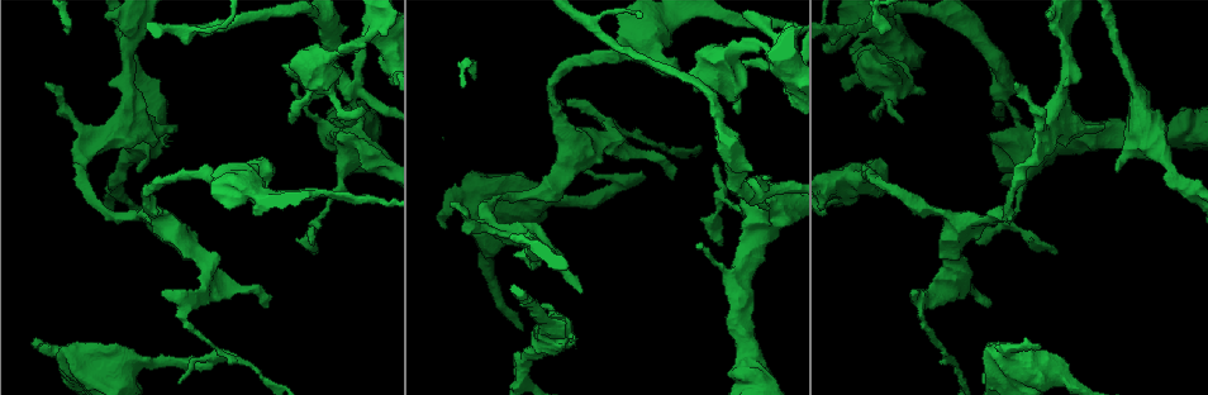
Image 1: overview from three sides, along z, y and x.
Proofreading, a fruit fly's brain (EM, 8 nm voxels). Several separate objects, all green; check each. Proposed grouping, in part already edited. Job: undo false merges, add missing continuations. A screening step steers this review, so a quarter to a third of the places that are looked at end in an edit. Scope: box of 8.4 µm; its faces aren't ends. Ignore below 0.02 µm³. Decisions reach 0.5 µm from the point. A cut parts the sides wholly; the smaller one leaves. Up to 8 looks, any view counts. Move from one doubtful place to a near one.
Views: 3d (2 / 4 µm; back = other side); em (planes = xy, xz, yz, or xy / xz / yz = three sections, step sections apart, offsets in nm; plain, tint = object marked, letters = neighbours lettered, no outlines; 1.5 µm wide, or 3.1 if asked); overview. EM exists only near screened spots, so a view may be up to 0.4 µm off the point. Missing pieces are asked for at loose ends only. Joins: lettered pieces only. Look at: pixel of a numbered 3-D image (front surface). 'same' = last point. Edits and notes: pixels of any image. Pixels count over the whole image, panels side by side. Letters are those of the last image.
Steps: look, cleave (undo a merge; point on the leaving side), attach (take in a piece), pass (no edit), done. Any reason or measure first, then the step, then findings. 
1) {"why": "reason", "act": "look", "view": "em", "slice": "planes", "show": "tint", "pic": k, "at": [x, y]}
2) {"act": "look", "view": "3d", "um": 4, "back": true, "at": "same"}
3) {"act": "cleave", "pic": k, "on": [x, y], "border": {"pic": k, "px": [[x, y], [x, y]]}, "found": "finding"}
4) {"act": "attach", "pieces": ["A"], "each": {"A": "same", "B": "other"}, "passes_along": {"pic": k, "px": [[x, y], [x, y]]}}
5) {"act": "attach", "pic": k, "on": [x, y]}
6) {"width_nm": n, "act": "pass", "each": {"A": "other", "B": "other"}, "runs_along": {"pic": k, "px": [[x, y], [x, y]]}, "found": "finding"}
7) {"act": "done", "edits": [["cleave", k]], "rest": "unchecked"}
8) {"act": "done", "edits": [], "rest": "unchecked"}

{"why": "tapers out", "act": "look", "view": "3d", "um": 2, "pic": 1, "at": [310, 241]}

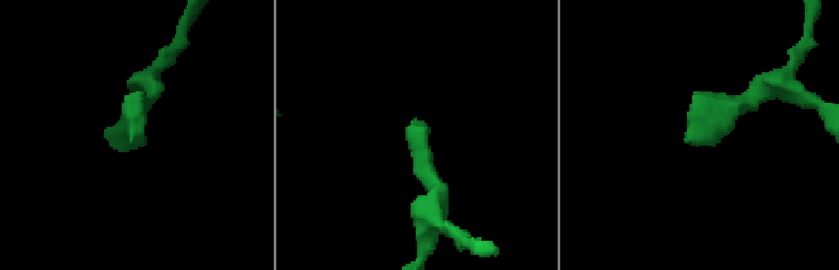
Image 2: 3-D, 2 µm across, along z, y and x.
{"act": "look", "view": "em", "slice": "planes", "show": "tint", "pic": 2, "at": [412, 120]}

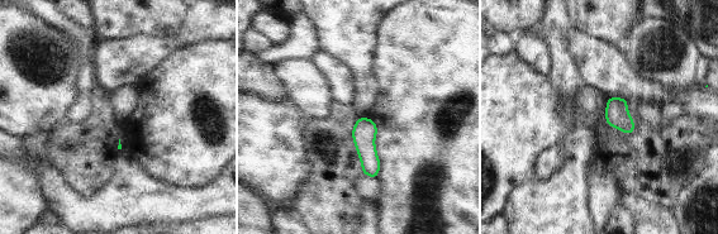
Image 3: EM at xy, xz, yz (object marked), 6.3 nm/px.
{"why": "what lies round it", "act": "look", "view": "em", "slice": "planes", "show": "letters", "at": "same"}

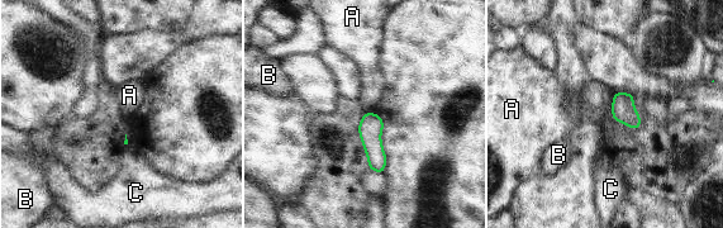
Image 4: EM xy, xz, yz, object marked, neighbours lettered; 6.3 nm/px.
{"act": "pass", "each": {"A": "other", "B": "other", "C": "other"}, "found": "none of them fits"}

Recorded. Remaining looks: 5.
{"why": "arms part here", "act": "look", "view": "3d", "um": 2, "pic": 1, "at": [130, 27]}

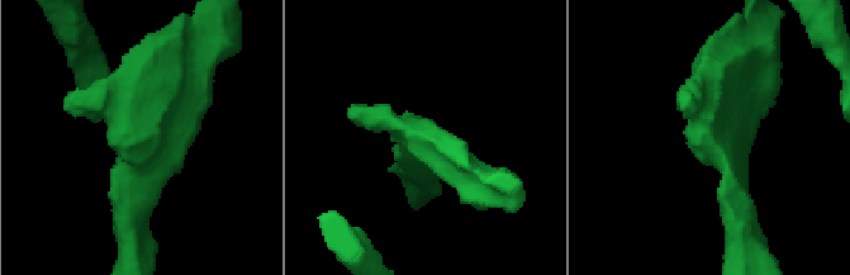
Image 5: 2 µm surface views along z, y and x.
{"act": "look", "view": "em", "slice": "planes", "show": "letters", "pic": 5, "at": [715, 142]}

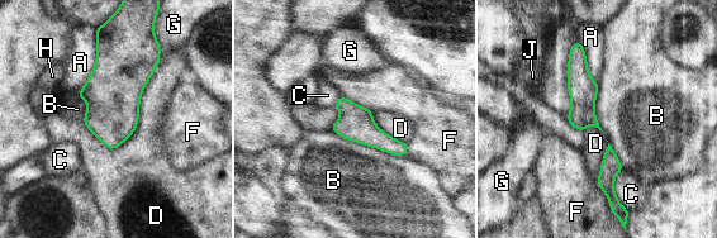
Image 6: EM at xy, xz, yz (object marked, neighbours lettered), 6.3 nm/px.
{"width_nm": 220, "act": "pass", "each": {"A": "other", "B": "other", "C": "other", "D": "other", "F": "other", "G": "other", "H": "other", "J": "other"}, "runs_along": {"pic": 6, "px": [[579, 51], [582, 127]]}, "found": "continuous, no second neuron"}

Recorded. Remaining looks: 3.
{"why": "narrows sharply", "act": "look", "view": "3d", "um": 4, "pic": 1, "at": [349, 92]}

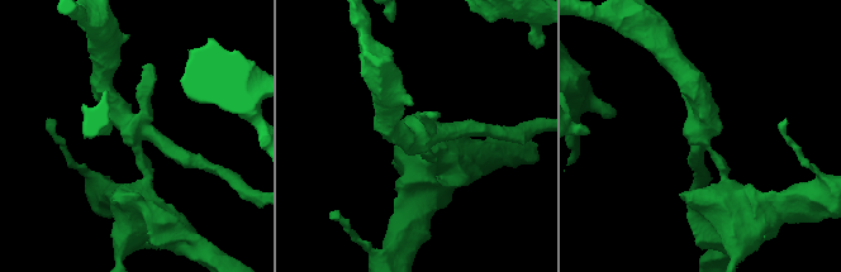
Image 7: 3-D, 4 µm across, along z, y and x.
{"act": "look", "view": "em", "slice": "xy", "step": 4, "show": "tint", "pic": 7, "at": [133, 129]}

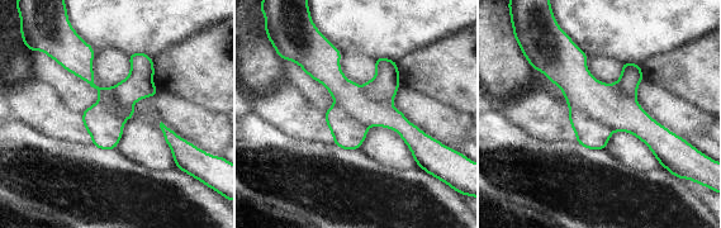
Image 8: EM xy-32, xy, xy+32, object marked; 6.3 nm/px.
{"why": "cut it another way", "act": "look", "view": "em", "slice": "planes", "show": "letters", "at": "same"}

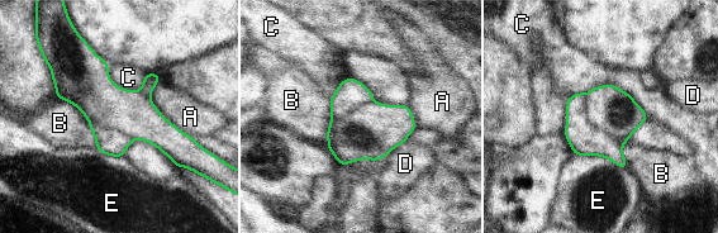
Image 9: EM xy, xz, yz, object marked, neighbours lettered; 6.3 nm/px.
{"width_nm": 360, "act": "cleave", "pic": 9, "on": [609, 109], "each": {"A": "other", "B": "other", "C": "other", "D": "other", "E": "other"}, "part_leaving": {"pic": 9, "px": [[56, 77], [189, 147]]}, "found": "two neurons meet here"}

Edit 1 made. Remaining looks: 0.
{"act": "done", "edits": [["cleave", 9]], "rest": "unchecked"}

